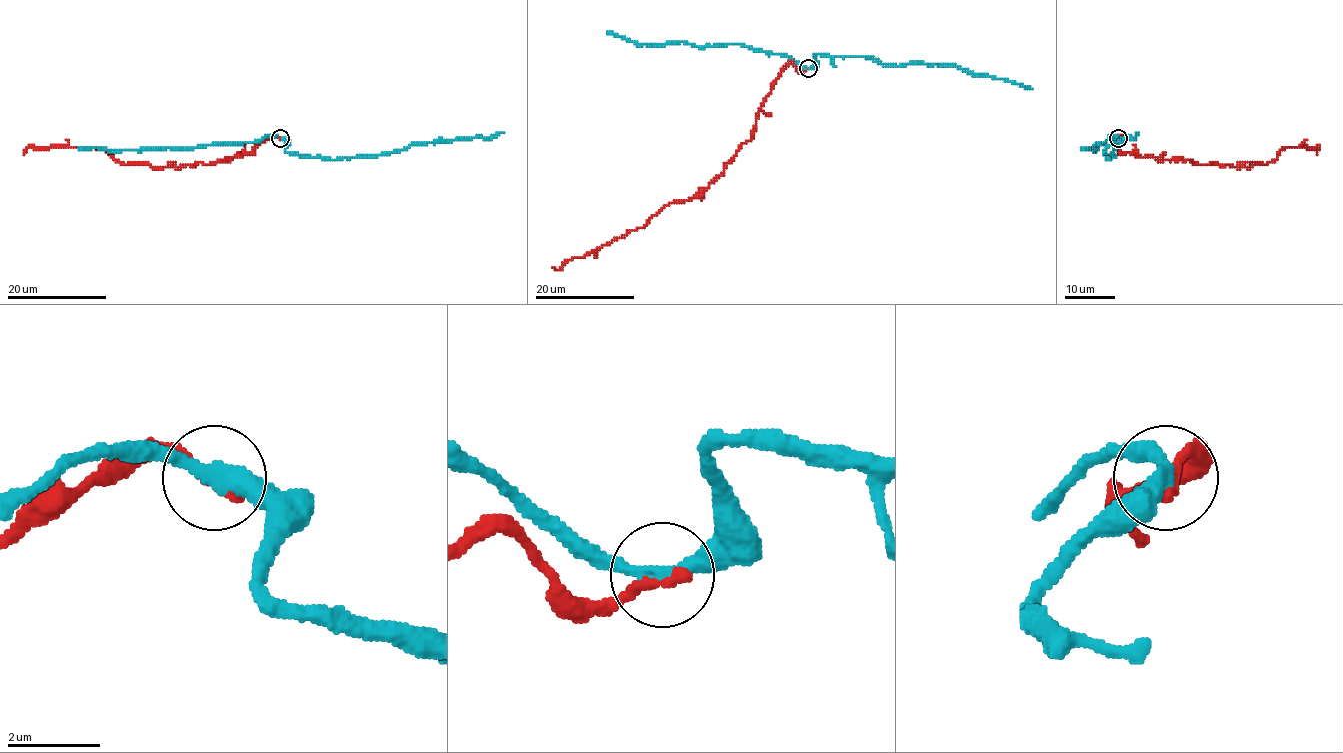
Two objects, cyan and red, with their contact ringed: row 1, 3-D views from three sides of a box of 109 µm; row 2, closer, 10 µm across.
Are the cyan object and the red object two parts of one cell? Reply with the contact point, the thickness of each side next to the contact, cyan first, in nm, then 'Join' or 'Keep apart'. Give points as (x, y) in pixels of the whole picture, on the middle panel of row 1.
Place: (808, 68). Thickness 360 nm (cyan) against 300 nm. Keep apart

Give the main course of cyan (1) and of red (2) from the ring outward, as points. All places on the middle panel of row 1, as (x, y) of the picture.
1: (809, 68), (814, 64), (815, 54), (865, 55), (893, 65), (954, 64), (977, 74), (1008, 79), (1032, 89)
2: (809, 68), (790, 64), (780, 73), (753, 136), (701, 195), (671, 202), (642, 227), (553, 268)

